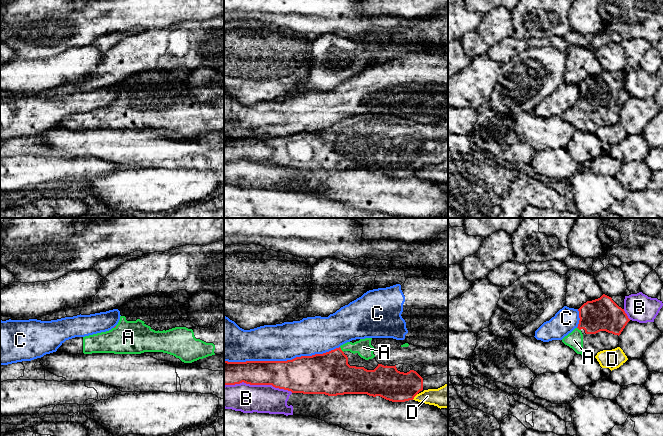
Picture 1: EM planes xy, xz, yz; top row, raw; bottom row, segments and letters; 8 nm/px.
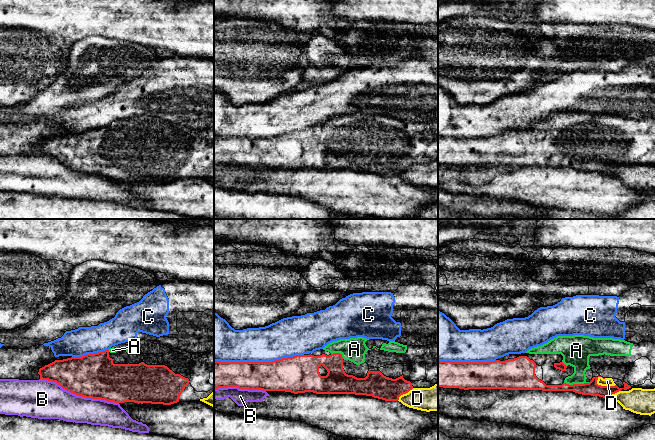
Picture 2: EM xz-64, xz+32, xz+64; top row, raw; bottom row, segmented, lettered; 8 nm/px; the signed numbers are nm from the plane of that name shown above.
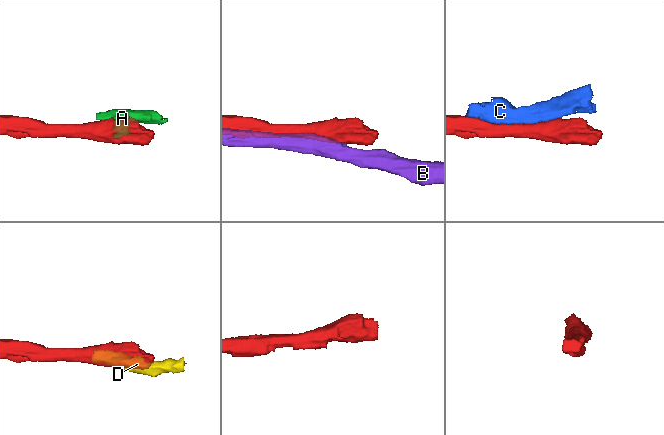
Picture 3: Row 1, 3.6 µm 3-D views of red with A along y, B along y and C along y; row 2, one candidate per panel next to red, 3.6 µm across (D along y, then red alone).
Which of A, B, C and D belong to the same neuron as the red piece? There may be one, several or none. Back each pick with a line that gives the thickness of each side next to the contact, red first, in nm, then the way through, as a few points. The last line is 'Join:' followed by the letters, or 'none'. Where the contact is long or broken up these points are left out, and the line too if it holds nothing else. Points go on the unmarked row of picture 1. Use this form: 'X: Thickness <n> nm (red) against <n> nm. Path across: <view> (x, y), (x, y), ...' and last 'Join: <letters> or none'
A: Thickness 340 nm (red) against 140 nm
Join: A

